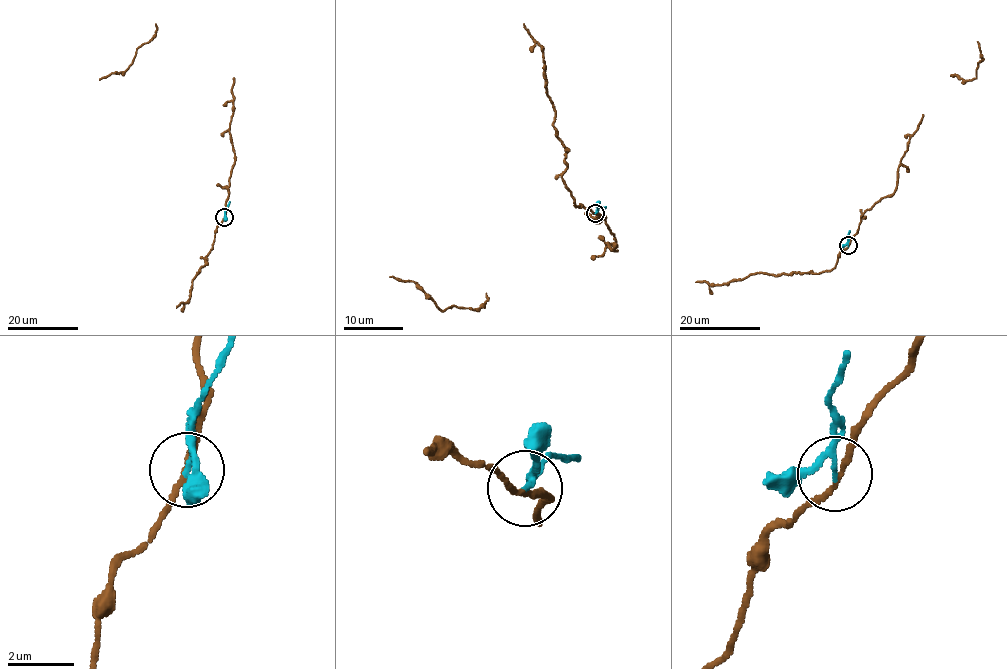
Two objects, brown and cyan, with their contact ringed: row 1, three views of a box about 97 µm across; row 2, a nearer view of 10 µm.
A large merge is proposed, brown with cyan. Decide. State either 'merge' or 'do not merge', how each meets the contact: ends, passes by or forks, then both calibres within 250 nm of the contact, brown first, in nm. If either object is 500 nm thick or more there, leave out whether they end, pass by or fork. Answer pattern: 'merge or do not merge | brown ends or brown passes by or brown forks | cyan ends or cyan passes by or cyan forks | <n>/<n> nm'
do not merge | brown passes by | cyan passes by | 150/120 nm

